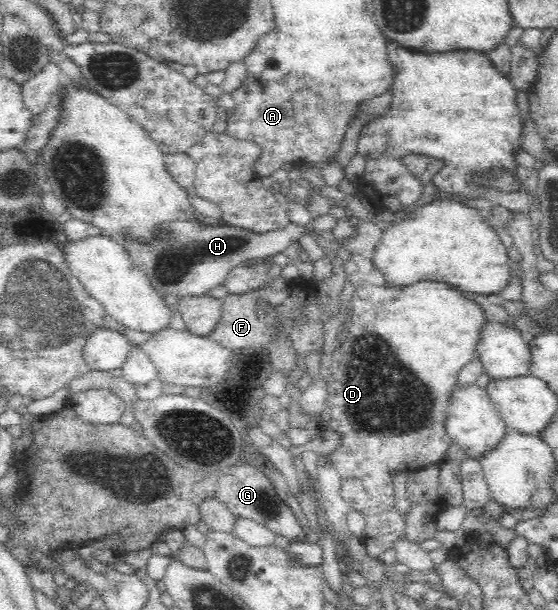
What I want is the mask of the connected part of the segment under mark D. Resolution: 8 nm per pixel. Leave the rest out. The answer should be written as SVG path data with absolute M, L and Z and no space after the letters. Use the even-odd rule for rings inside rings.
M419 281L419 284L411 284L411 288L394 288L387 285L373 285L366 283L365 286L356 288L355 293L350 299L350 315L352 324L350 325L347 340L344 340L341 347L332 354L332 364L327 380L329 419L315 421L317 430L332 430L339 435L338 445L328 454L327 458L331 461L333 468L339 473L341 478L341 488L339 494L351 509L359 511L366 520L366 528L362 534L362 541L365 544L367 553L373 558L377 558L385 550L392 549L397 540L407 538L407 529L404 517L399 514L395 507L393 488L395 488L395 474L405 474L405 472L415 472L429 465L443 461L447 448L451 446L451 437L445 430L445 420L450 412L451 402L454 396L455 386L457 385L458 375L461 370L472 362L477 356L477 348L482 340L483 328L486 326L487 319L485 310L475 301L468 300L462 292L451 285L439 281ZM413 378L423 382L423 386L413 386Z

